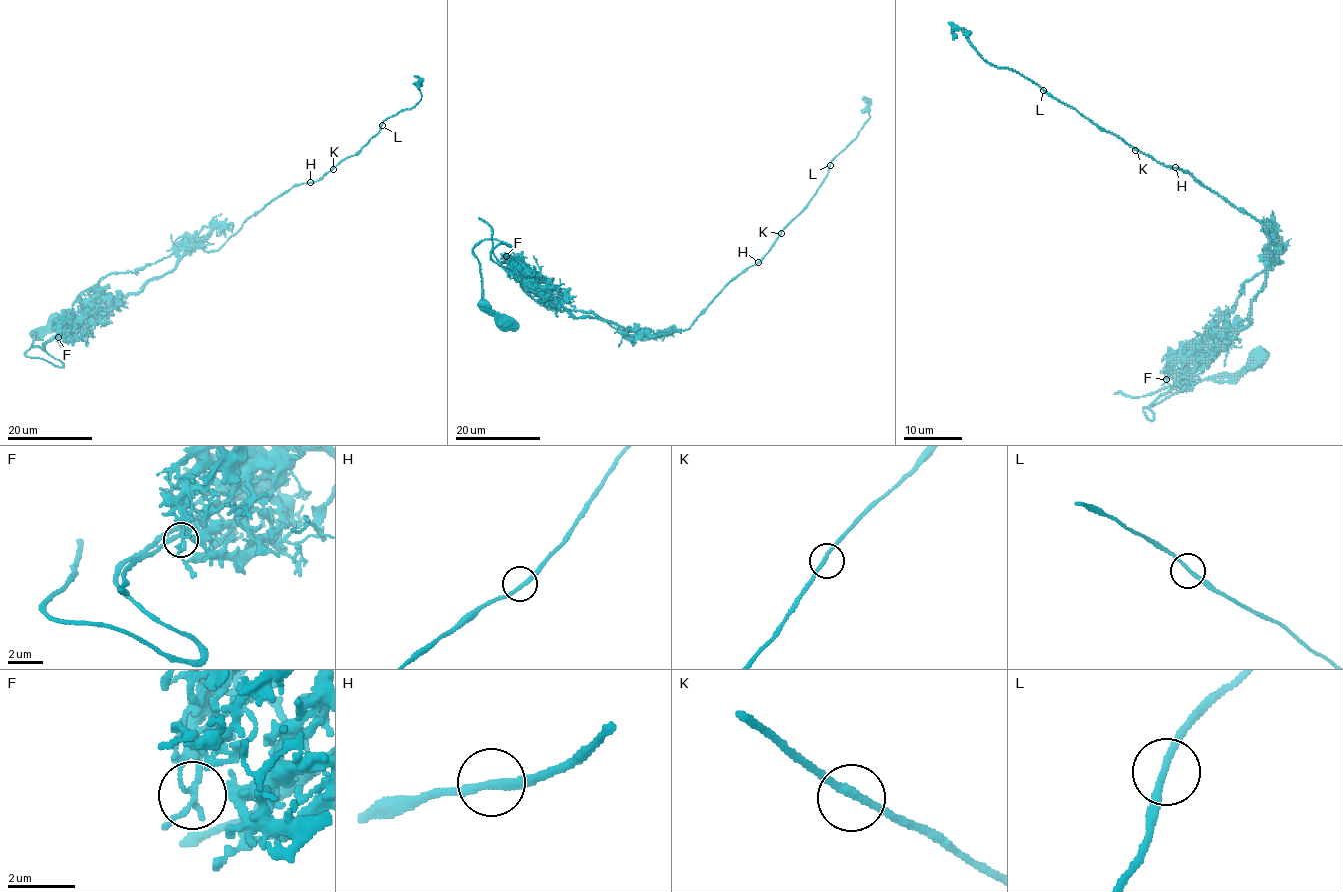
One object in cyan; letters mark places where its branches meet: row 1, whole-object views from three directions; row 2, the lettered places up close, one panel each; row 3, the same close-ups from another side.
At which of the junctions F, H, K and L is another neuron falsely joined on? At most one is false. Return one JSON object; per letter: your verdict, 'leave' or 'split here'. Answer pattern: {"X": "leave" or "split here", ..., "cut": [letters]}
{"F": "split here", "H": "leave", "K": "leave", "L": "leave", "cut": ["F"]}

